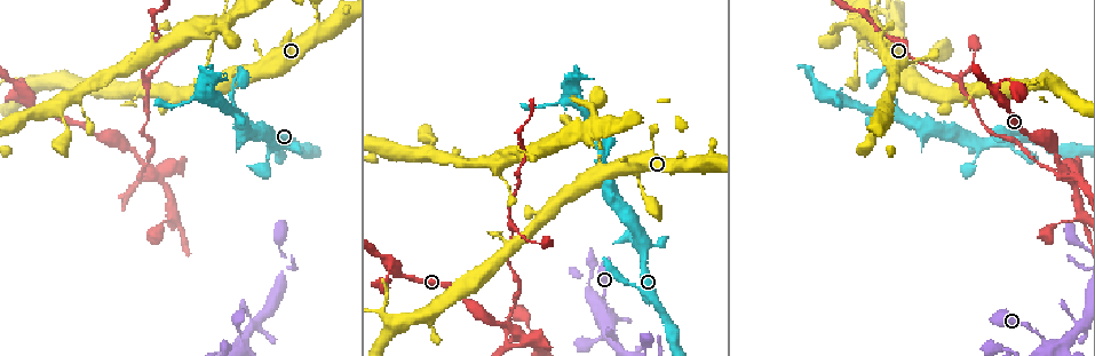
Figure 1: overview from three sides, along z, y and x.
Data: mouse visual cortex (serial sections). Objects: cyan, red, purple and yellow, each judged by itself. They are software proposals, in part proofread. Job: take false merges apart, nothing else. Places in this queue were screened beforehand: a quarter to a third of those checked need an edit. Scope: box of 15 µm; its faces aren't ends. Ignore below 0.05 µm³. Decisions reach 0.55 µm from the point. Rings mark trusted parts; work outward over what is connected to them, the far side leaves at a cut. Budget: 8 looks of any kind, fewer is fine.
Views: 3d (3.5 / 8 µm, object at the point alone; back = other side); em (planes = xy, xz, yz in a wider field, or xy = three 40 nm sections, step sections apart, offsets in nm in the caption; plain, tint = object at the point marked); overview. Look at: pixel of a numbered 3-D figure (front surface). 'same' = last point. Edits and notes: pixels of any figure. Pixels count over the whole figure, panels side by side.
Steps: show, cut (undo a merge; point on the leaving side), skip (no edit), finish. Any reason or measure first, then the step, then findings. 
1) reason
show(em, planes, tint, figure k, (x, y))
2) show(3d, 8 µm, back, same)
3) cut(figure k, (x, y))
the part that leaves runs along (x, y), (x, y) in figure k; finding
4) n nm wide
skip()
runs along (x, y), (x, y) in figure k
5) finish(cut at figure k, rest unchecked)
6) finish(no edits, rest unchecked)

two arms at a narrow angle
show(3d, 3.5 µm, figure 1, (1065, 177))

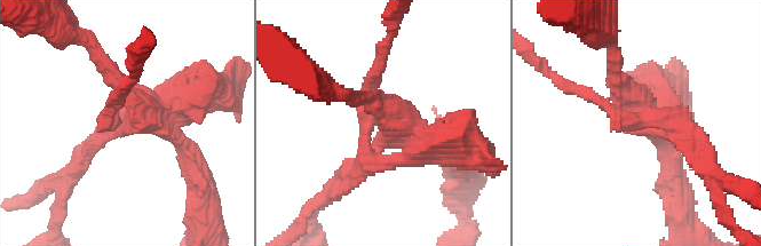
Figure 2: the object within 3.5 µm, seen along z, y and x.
now the EM
show(em, xy, step 2, tint, figure 2, (402, 124))

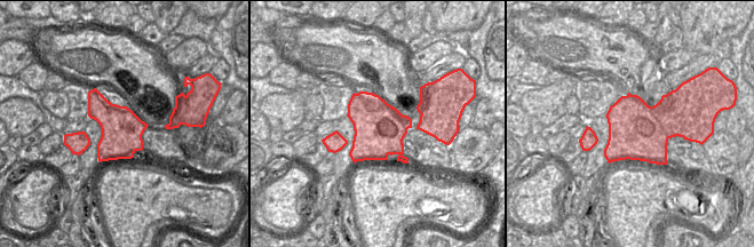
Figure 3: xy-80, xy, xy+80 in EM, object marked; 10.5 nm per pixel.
cut(figure 2, (112, 108))
border along (649, 106), (668, 137) in figure 3; two cells meet here

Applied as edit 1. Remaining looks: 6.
redraw
show(overview)

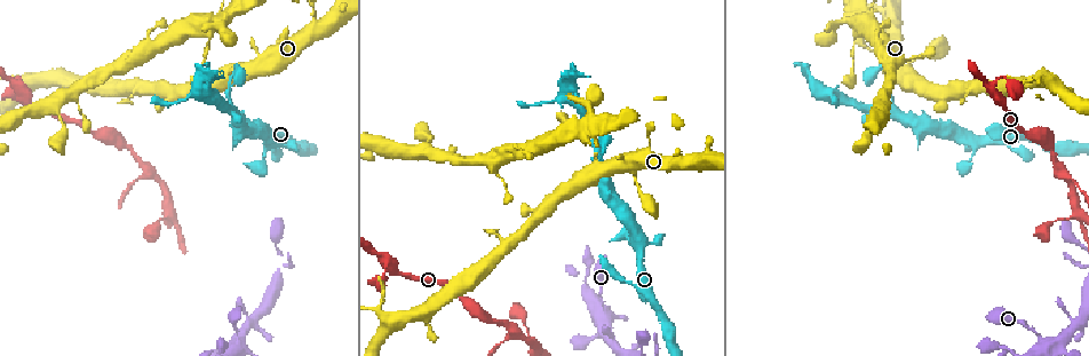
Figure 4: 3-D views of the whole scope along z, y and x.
small branch off a trunk
show(3d, 3.5 µm, figure 4, (167, 214))

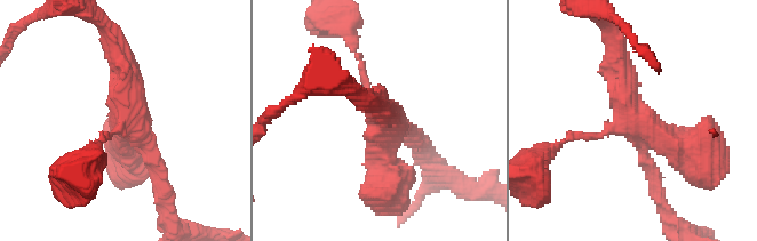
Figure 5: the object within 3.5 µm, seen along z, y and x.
show(em, xy, step 5, tint, figure 5, (624, 118))

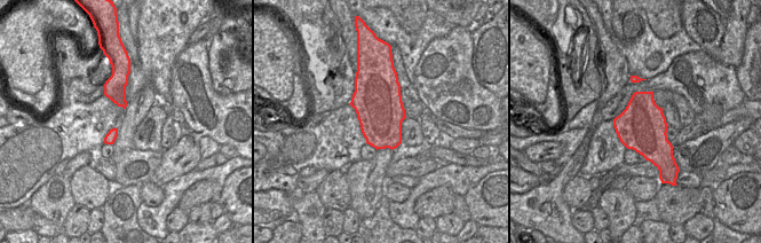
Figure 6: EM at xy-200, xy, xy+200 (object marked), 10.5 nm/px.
arms of 100, 200, 350, 350 nm
skip()
runs along (118, 42), (125, 123), (97, 141) in figure 5; all the same cell

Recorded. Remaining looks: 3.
show(3d, 3.5 µm, figure 4, (197, 83))

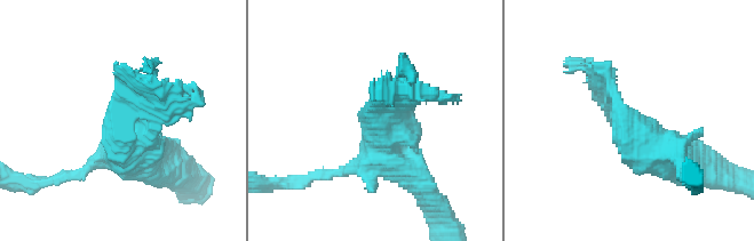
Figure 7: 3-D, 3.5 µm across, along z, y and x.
cut(figure 7, (453, 97))
the part that leaves runs along (401, 99), (411, 91), (401, 54) in figure 7; a second cell is stuck on

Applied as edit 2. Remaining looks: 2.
finish(cut at figure 2, cut at figure 7, rest unchecked)

